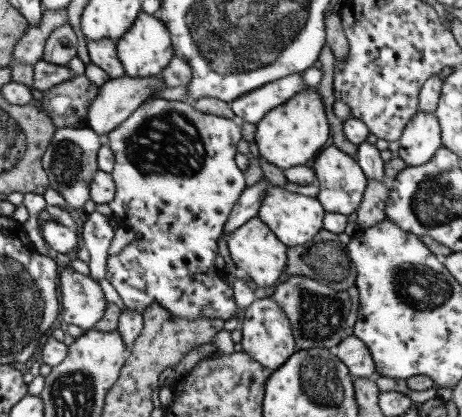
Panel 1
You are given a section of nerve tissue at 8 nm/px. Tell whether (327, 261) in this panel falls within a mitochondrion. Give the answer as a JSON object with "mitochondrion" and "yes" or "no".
{"mitochondrion":"yes"}

